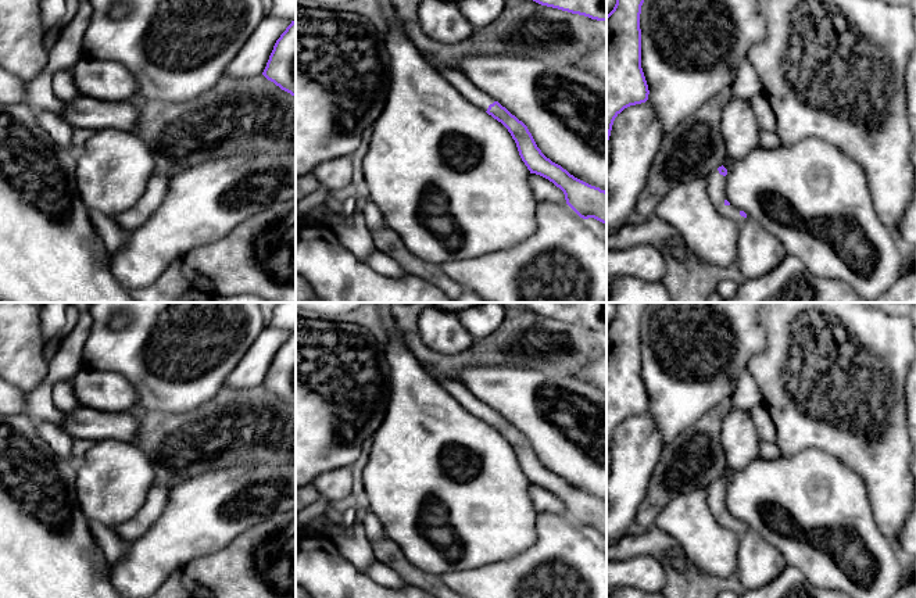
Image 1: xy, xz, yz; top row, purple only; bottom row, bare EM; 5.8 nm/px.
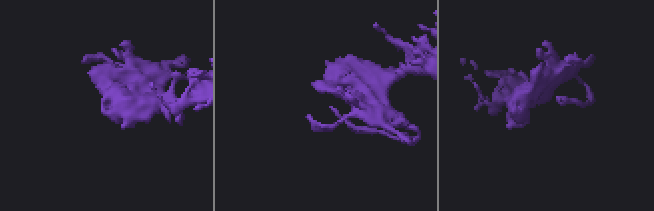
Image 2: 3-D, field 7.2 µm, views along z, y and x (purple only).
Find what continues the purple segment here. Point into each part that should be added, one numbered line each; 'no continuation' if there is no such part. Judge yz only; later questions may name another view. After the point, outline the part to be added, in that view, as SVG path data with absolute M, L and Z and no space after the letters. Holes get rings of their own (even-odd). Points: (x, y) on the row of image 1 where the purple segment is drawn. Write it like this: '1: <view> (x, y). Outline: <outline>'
1: yz (716, 189). Outline: M712 171L706 176L708 183L708 196L713 207L726 218L734 221L737 225L741 225L745 218L740 215L740 210L734 208L733 205L726 205L726 176L720 175L719 171Z

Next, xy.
no continuation

